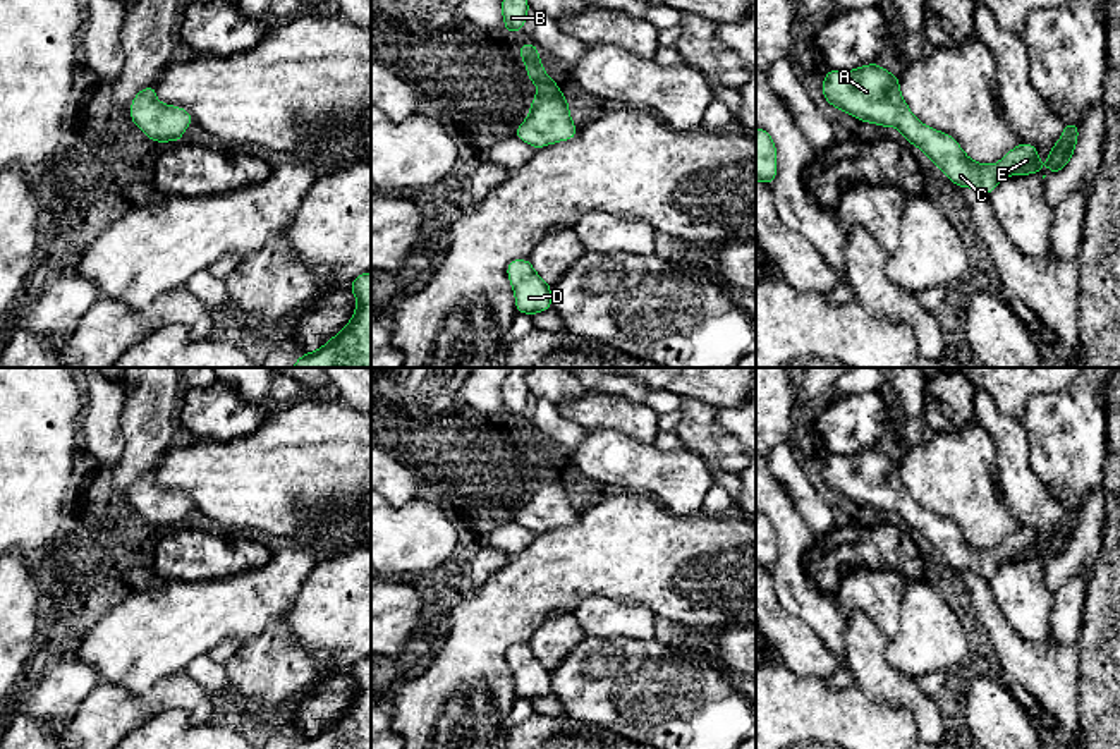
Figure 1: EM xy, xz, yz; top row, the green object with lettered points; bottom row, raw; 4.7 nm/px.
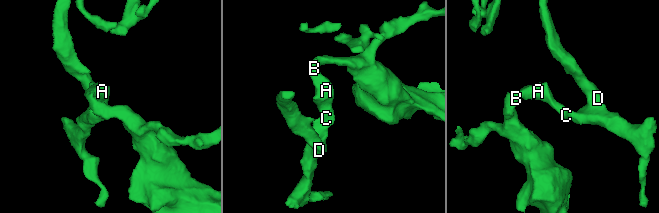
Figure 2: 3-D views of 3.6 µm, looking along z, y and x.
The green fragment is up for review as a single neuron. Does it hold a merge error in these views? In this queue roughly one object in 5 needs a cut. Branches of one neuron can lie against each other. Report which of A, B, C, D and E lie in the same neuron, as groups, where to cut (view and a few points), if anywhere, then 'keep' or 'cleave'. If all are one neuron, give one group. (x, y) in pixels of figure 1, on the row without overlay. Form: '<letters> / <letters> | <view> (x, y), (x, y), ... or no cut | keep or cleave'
A B C D E | no cut | keep

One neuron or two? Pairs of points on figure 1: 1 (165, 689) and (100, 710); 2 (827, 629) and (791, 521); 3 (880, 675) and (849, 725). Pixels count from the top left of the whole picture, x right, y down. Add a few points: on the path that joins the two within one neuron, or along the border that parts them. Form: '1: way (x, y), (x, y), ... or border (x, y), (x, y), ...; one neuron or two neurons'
1: way (150, 703), (134, 710), (115, 710); one neuron
2: way (808, 602), (791, 579), (791, 548); one neuron
3: border (854, 686), (880, 705), (900, 706), (904, 710); two neurons

